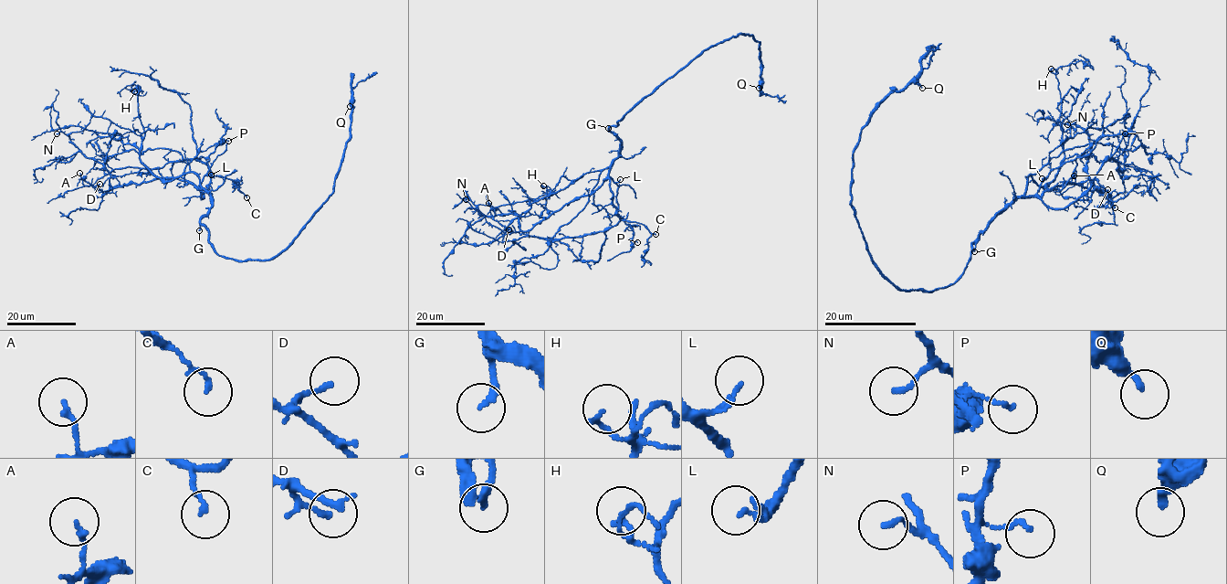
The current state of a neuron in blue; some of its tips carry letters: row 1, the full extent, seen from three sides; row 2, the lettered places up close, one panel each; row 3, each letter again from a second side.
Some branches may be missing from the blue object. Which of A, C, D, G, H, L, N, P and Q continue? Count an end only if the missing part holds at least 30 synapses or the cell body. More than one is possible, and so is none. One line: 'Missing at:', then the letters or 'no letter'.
Missing at: G

